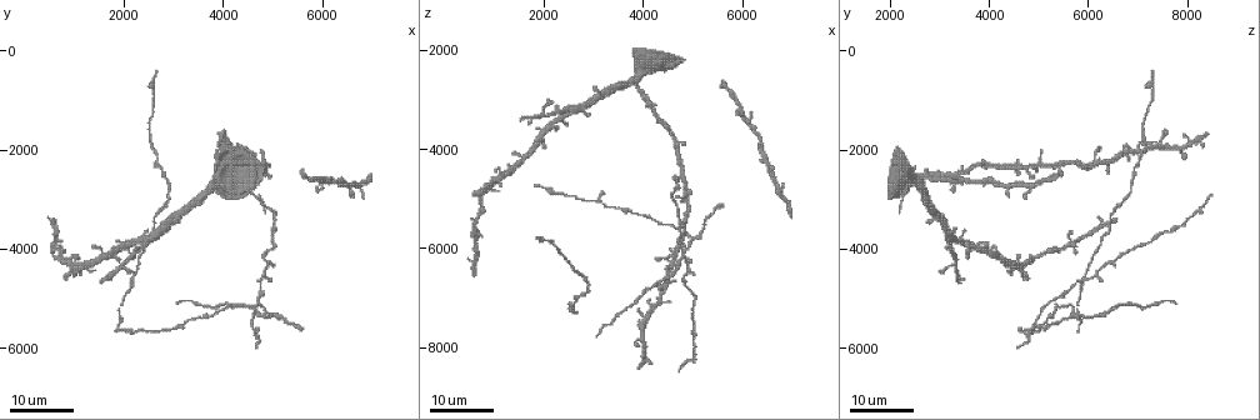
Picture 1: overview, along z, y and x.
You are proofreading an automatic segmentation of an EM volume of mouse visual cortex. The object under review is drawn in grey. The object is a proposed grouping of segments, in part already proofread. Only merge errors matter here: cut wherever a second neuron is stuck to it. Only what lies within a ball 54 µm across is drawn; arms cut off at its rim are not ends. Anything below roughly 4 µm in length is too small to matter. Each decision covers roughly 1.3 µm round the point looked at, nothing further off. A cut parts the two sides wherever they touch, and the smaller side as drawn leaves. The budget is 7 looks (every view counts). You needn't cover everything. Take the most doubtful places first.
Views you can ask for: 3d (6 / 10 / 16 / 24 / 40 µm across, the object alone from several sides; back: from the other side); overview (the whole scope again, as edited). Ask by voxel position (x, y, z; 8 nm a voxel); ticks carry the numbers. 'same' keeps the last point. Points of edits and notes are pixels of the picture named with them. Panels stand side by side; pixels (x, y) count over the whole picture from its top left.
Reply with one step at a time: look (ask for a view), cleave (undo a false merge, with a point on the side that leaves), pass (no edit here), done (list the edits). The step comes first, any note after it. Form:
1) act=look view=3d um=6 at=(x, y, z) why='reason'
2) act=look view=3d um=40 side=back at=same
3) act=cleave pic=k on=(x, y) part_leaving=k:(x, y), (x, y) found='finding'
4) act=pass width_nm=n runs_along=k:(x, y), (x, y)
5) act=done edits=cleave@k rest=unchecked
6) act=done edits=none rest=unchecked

act=look view=3d um=16 at=(4050, 1850, 7400) why='thin arm on a thick one'

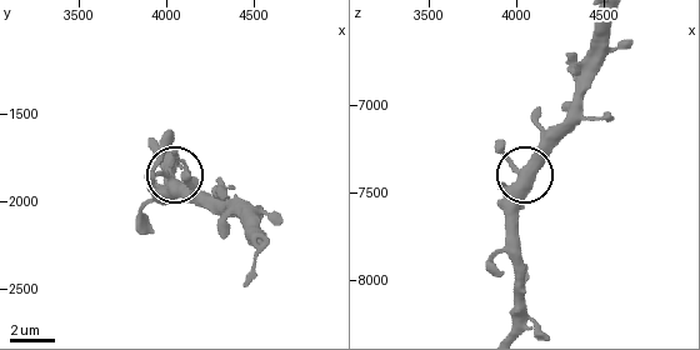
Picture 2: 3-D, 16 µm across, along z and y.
act=look view=3d um=10 at=(4040, 1880, 7420) why='closer look'

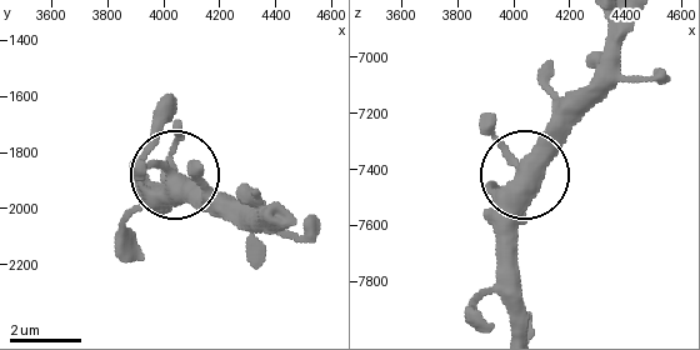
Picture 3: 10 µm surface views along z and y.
act=pass arms=3 found='continuous, no second neuron'

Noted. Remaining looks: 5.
act=look view=3d um=16 at=(5050, 5350, 5850) why='arms part here'

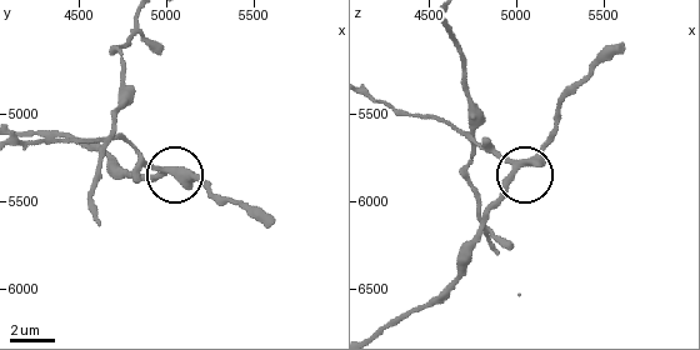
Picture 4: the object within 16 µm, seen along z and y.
act=look view=3d um=10 at=(5000, 5340, 5820) why='closer look'

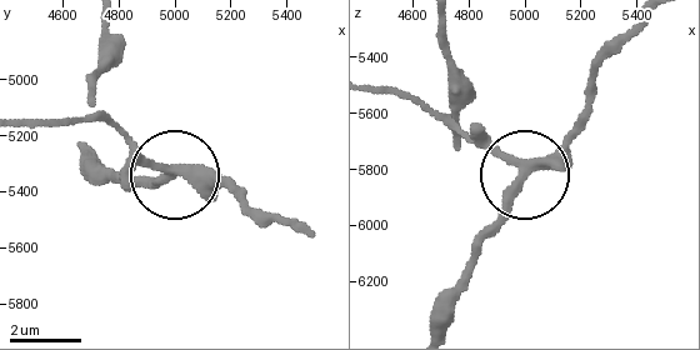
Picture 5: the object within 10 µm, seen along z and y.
act=pass arms=3 runs_along=5:(25, 126), (96, 118), (150, 159), (238, 186) found='all the same neuron'

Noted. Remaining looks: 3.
act=look view=3d um=16 at=(2450, 3850, 3300) why='three-way junction'

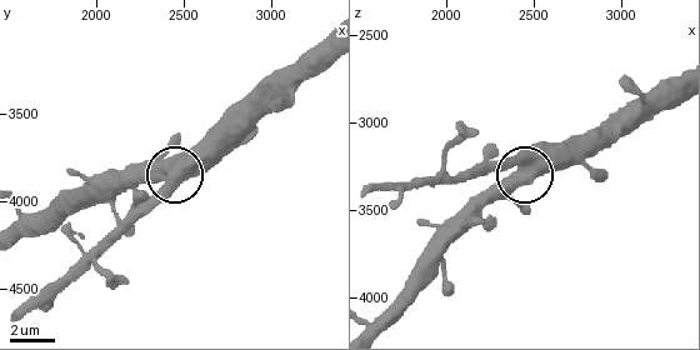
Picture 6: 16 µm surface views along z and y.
act=look view=3d um=10 at=same why='zoom in'

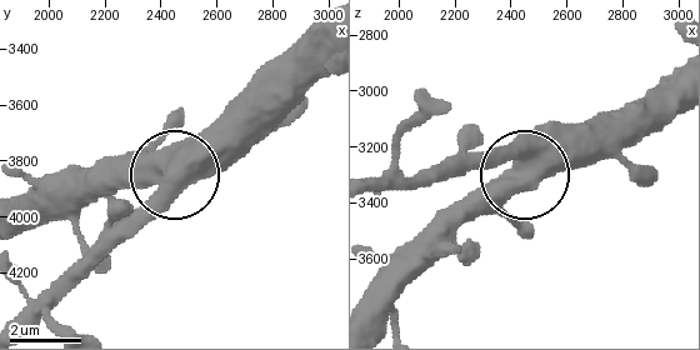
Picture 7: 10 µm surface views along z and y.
act=pass arms=3 found='one neuron here'

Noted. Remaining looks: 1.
act=done edits=none rest=unchecked

